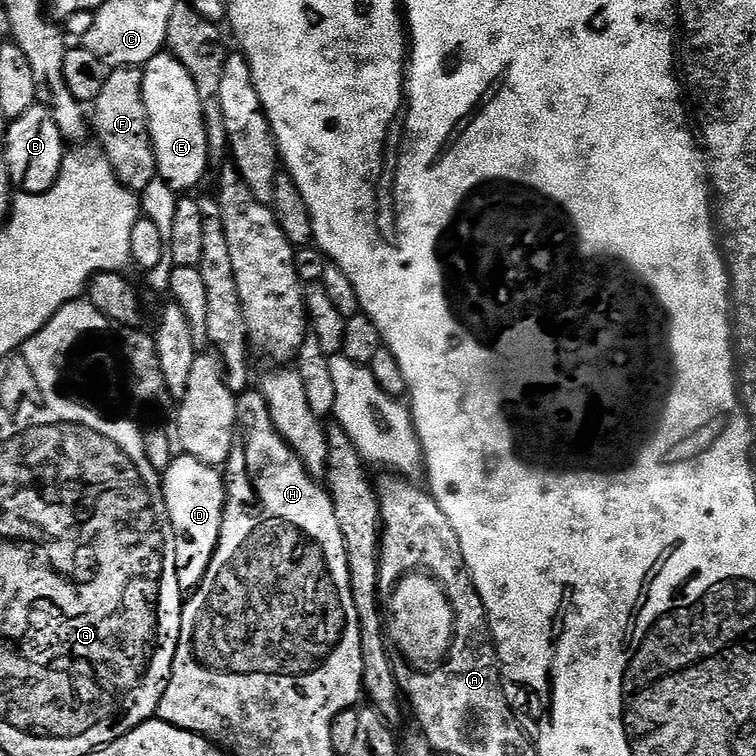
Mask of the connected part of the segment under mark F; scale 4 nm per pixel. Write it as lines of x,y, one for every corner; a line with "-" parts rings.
143,67
114,68
109,71
102,94
90,108
90,124
94,136
100,139
99,147
105,160
110,162
112,173
120,180
120,185
137,194
146,190
150,182
158,178
156,155
150,138
150,126
146,118
146,102
142,98

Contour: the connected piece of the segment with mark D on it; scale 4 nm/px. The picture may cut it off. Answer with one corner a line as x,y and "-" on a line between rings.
187,454
175,457
162,474
166,510
176,535
176,565
181,589
195,590
214,558
222,534
225,483
219,467

